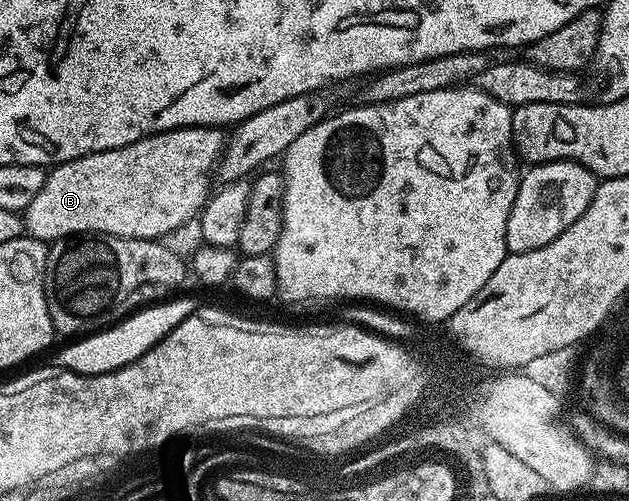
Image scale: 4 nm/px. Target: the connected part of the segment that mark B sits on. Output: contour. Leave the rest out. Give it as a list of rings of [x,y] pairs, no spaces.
[[[185,126],[136,140],[119,150],[96,152],[71,162],[61,162],[47,173],[44,188],[24,212],[24,230],[31,238],[53,244],[60,238],[111,234],[117,238],[165,239],[165,234],[195,221],[212,193],[210,177],[215,177],[227,135],[216,126]]]

